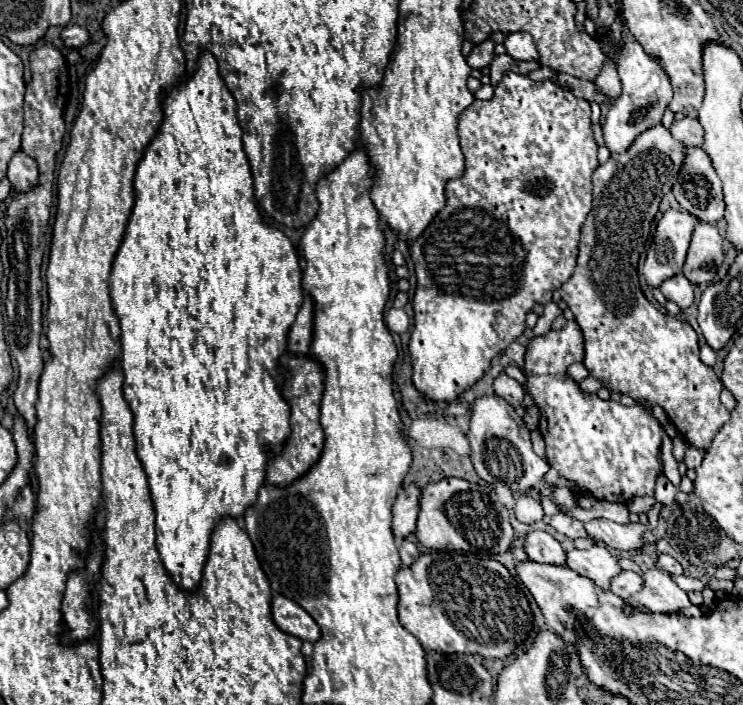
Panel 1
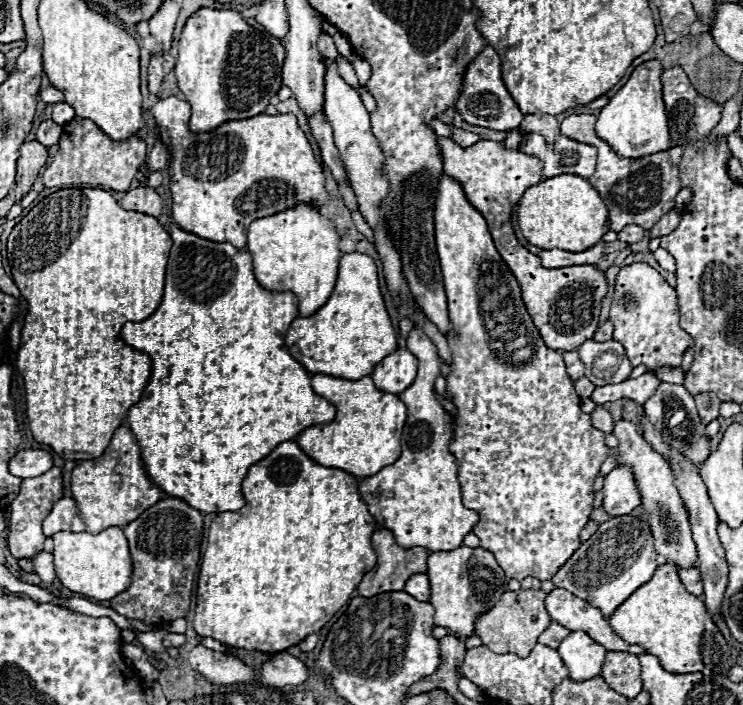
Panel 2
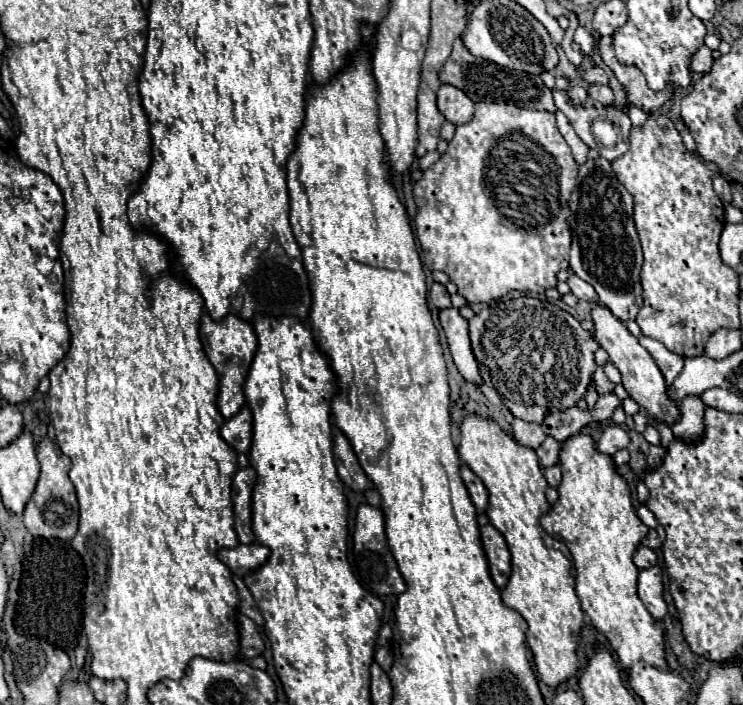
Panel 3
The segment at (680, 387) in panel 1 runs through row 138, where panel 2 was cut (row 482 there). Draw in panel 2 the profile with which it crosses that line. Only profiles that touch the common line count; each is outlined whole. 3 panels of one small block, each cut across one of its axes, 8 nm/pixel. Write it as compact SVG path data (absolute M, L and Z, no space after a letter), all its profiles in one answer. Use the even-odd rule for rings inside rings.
M618 420L612 432L620 444L614 450L616 454L616 466L624 464L628 468L632 468L632 474L636 476L636 486L640 488L640 496L642 496L642 506L644 512L648 514L648 524L650 530L654 534L654 546L656 552L660 556L666 556L668 562L674 562L680 568L692 568L698 554L696 554L696 544L692 540L692 530L690 530L690 520L688 520L688 510L686 504L678 492L676 486L676 478L672 468L668 466L668 462L664 460L662 454L658 454L642 436L642 432L638 430L636 424L626 422L626 420Z

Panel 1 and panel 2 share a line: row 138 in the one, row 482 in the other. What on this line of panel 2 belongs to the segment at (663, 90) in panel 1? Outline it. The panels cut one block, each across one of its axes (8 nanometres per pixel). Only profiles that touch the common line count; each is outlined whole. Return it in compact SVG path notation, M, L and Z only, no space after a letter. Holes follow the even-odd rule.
M626 466L614 468L604 480L604 510L610 516L630 514L636 506L640 506L640 494L632 476L632 470Z

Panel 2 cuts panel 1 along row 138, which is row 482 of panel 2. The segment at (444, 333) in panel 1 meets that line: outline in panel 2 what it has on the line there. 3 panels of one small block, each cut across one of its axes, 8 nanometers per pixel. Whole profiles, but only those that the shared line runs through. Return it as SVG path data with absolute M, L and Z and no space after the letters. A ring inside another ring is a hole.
M446 174L440 178L440 188L438 188L436 204L434 204L434 222L436 222L436 250L438 250L440 264L442 264L444 288L446 288L446 296L448 296L448 318L450 318L450 324L452 324L452 332L446 334L448 336L448 346L452 350L452 364L450 364L450 374L446 378L446 392L450 394L452 404L456 408L456 414L448 412L450 414L450 426L452 426L450 452L460 462L458 480L460 480L460 486L462 486L462 502L464 502L466 508L476 510L480 514L480 520L472 528L472 532L480 538L480 546L496 556L496 562L504 568L508 578L524 580L528 576L534 576L534 578L540 578L540 580L550 580L558 572L558 568L582 544L580 542L580 530L586 526L586 522L590 520L590 514L592 514L592 502L594 502L592 486L594 486L594 480L600 472L602 462L610 454L610 450L606 446L606 434L592 426L590 414L584 414L580 410L580 396L574 392L572 378L566 374L564 356L562 356L562 352L550 350L544 344L544 340L540 338L540 332L534 326L534 322L532 322L532 318L530 318L530 314L528 314L528 310L522 302L518 280L514 278L514 274L508 270L506 262L502 260L502 256L494 248L494 242L492 242L490 232L488 232L484 216L466 200L462 186Z

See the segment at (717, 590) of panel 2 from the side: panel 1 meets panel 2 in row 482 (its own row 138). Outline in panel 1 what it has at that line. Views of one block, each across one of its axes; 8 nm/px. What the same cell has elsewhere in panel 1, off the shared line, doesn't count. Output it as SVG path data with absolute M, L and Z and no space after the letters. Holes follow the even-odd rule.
M682 118L682 120L674 122L670 132L684 146L702 146L704 144L704 128L696 118Z

